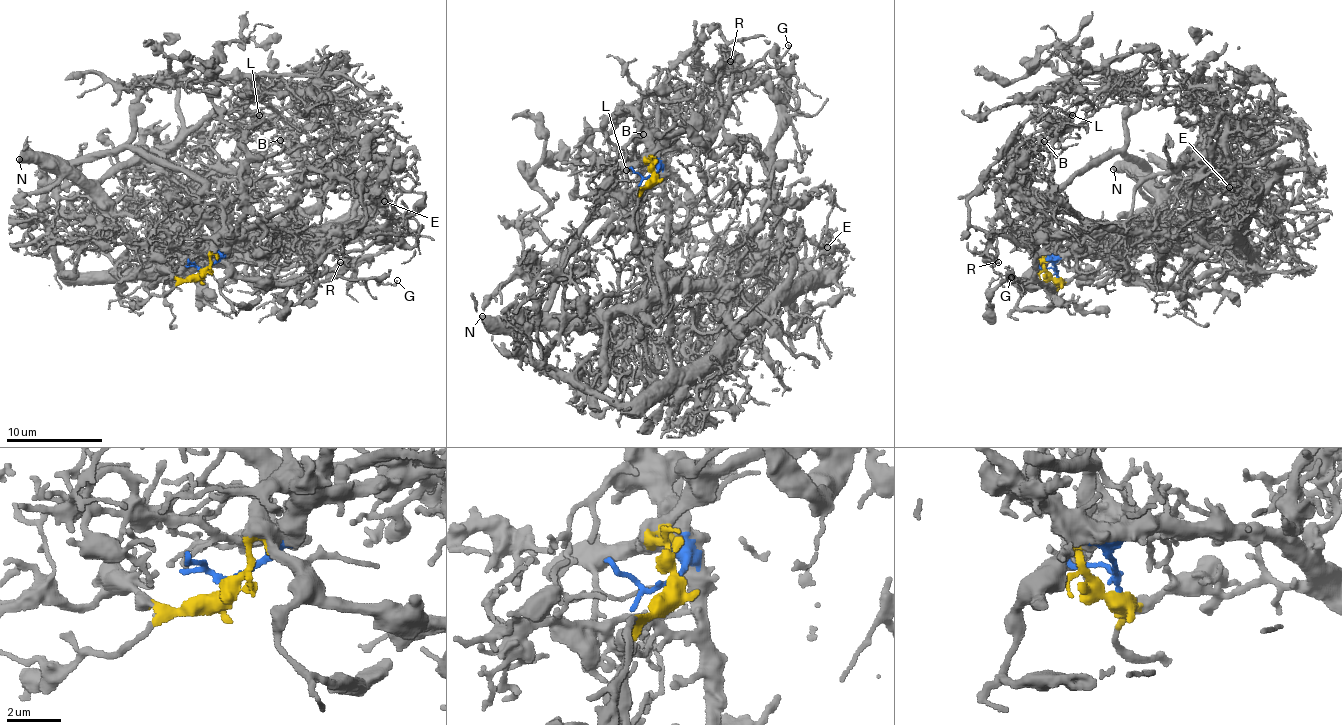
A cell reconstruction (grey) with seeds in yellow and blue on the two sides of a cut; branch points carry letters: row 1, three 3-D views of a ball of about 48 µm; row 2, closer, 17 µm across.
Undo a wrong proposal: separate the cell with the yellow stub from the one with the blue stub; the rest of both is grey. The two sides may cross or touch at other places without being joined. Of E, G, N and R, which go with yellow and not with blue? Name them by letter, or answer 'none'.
G, N, R

